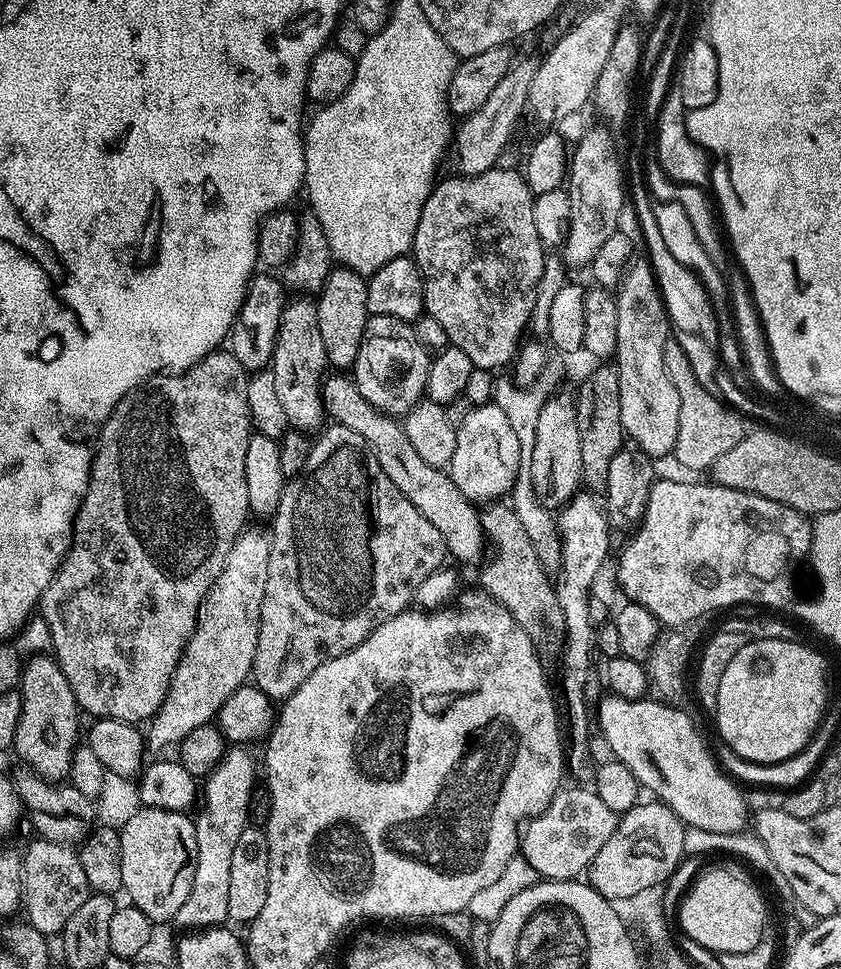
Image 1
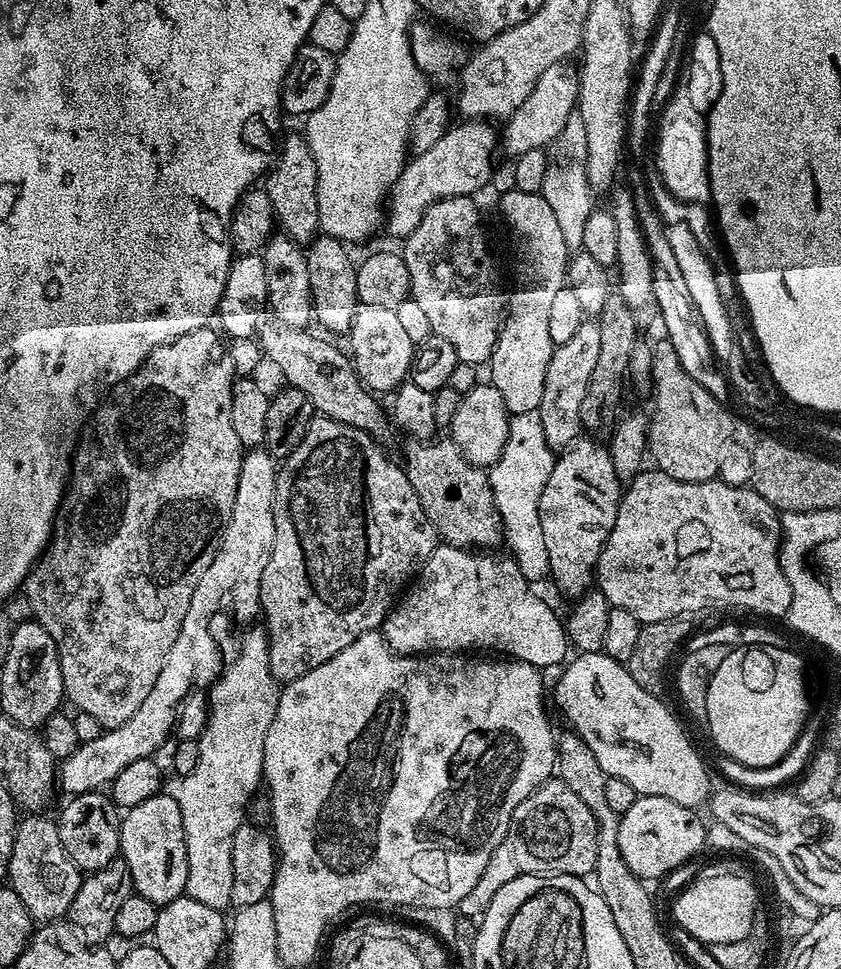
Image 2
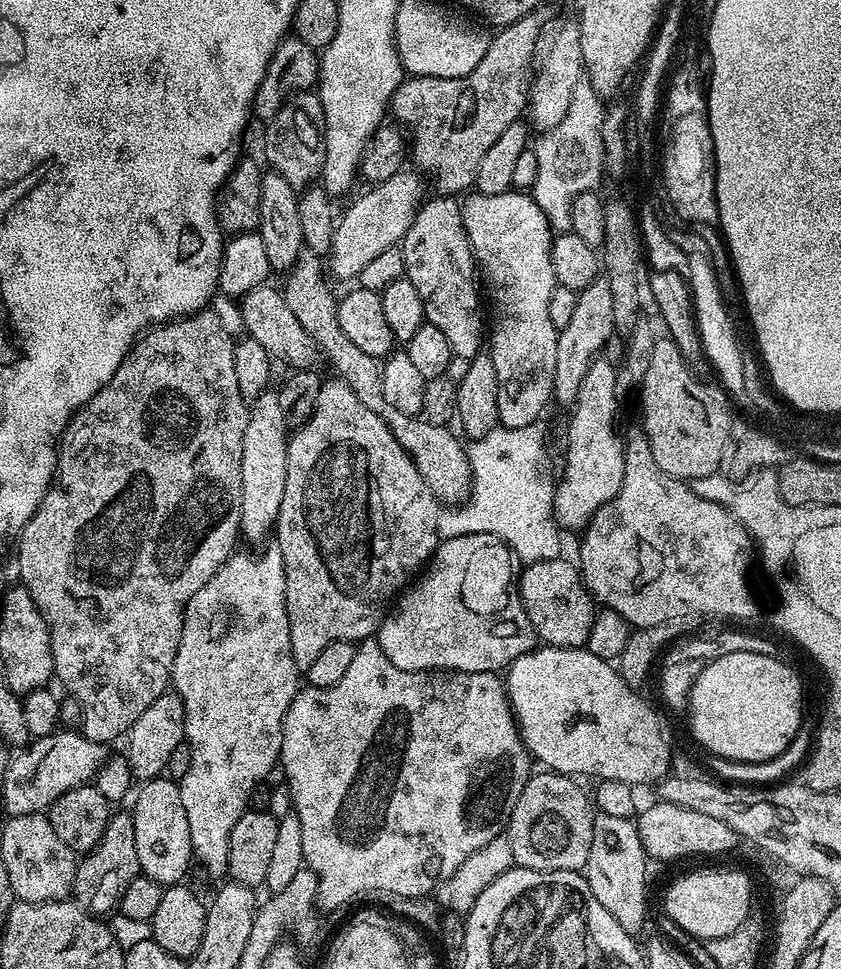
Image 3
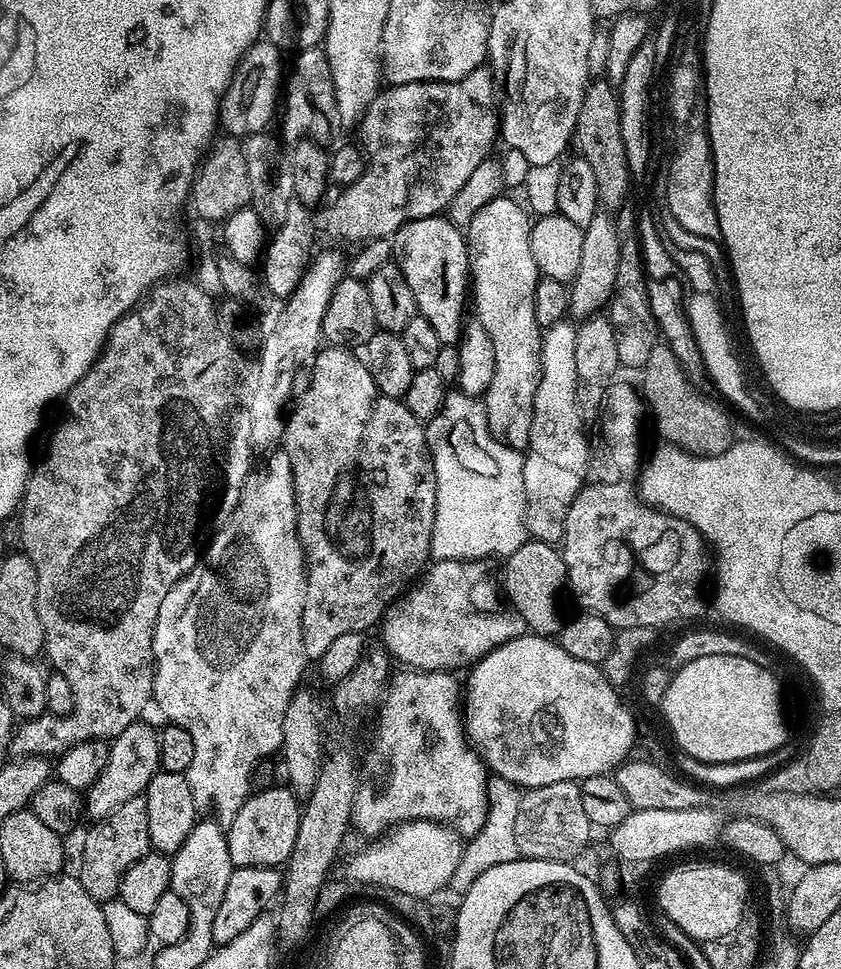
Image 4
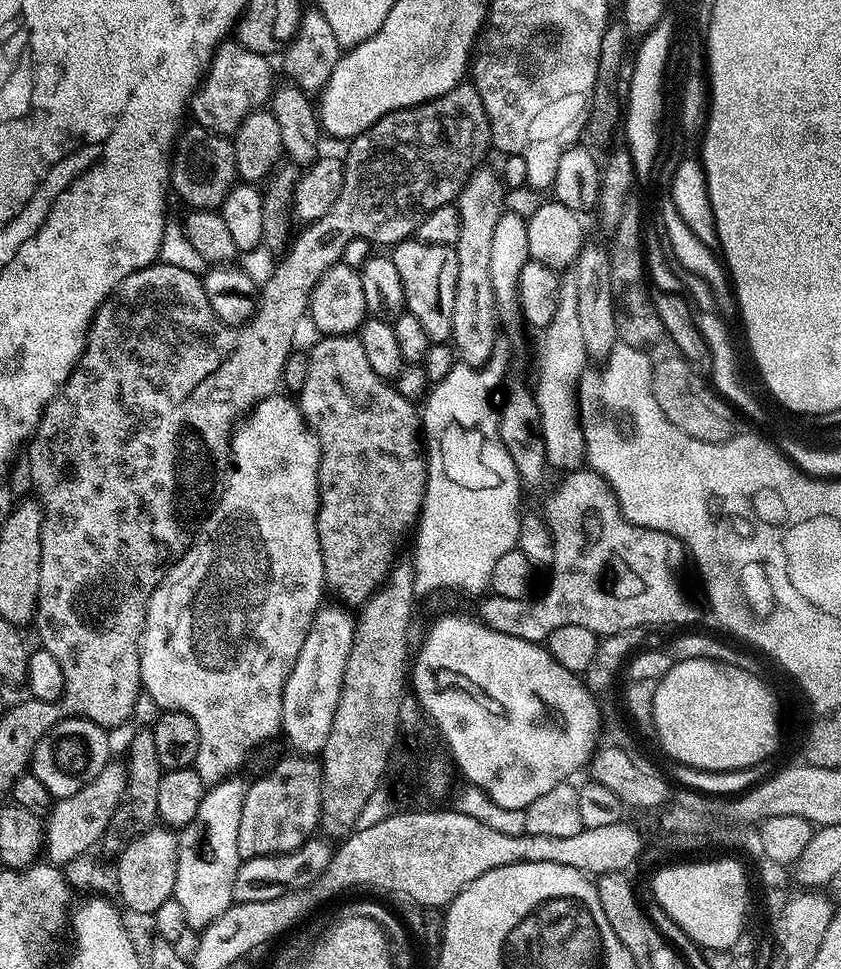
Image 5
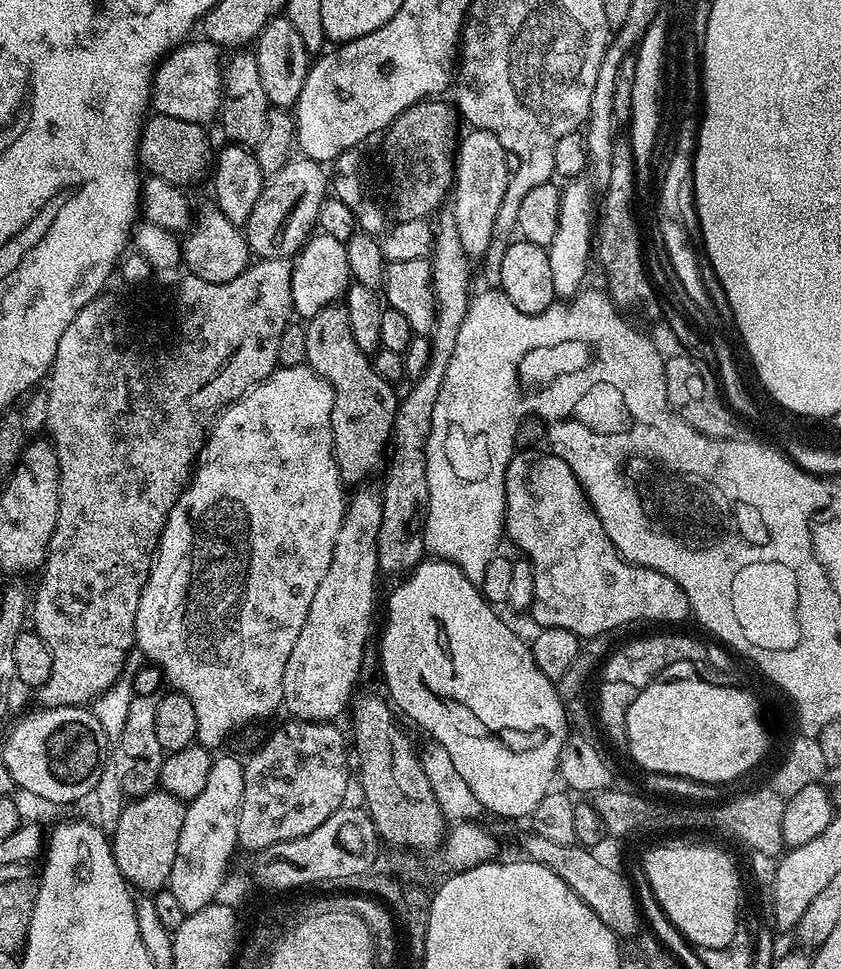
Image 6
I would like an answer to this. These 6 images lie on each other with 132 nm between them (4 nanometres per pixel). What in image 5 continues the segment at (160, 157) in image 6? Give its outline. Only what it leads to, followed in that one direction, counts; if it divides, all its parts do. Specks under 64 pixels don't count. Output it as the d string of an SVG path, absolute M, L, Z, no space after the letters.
M185 127L181 131L170 153L170 188L173 193L177 192L188 203L189 209L211 208L216 210L219 209L220 204L226 198L226 194L230 192L238 180L236 163L234 162L234 146L227 136L220 136L208 128L191 127Z

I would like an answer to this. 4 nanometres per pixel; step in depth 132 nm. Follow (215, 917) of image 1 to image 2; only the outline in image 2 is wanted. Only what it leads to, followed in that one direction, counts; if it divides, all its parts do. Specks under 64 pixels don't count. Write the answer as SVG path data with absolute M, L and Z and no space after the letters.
M256 627L245 631L249 632L240 644L236 661L219 673L217 684L207 693L208 725L198 741L198 766L190 774L179 777L180 785L174 789L186 838L188 869L184 895L219 912L232 908L230 889L234 865L230 853L234 847L234 830L245 823L248 799L264 780L266 734L270 722L274 722L282 691L270 668L267 631Z

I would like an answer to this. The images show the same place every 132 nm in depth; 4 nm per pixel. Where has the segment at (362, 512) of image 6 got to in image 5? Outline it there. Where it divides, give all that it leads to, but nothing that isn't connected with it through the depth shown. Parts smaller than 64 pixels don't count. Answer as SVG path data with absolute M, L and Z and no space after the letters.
M321 606L312 620L306 642L302 642L302 650L298 650L298 658L282 690L282 736L296 747L293 749L297 753L315 757L323 752L326 738L330 738L330 726L334 722L334 710L338 710L342 674L346 674L346 658L350 658L355 629L353 613L344 608Z

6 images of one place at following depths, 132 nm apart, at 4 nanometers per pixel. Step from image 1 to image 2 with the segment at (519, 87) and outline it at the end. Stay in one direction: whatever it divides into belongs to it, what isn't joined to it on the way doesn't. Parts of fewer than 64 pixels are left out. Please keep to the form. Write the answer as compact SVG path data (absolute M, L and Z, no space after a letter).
M484 118L460 123L464 124L453 123L430 150L413 155L405 163L386 204L386 232L388 228L390 235L409 236L434 202L451 196L472 196L487 182L492 172L492 155L498 152L497 129L495 132Z

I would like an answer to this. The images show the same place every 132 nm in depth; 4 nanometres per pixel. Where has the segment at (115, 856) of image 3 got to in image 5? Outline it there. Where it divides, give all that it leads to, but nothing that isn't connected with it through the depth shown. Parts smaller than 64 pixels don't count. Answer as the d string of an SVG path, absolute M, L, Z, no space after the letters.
M138 730L126 749L126 775L124 777L124 793L120 804L110 818L110 826L104 831L102 848L111 854L120 849L134 836L140 836L145 829L155 825L158 817L158 782L162 782L165 769L160 767L158 753L154 751L154 734L151 730Z

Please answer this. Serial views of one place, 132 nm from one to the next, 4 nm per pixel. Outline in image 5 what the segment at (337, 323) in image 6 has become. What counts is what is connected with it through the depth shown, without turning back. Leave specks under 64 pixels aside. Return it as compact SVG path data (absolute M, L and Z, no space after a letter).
M359 335L351 336L324 336L320 338L313 348L308 352L308 369L306 370L306 382L302 382L298 393L300 412L304 420L315 431L320 443L320 509L316 515L318 522L318 538L320 549L324 559L324 579L327 587L332 588L344 600L354 600L355 605L361 605L388 577L388 571L393 564L397 563L396 551L404 540L404 535L415 529L419 519L420 510L424 507L424 487L428 477L428 466L426 463L426 449L422 443L422 416L417 405L411 400L402 398L398 390L385 377L374 374L366 354L362 350L362 342Z

